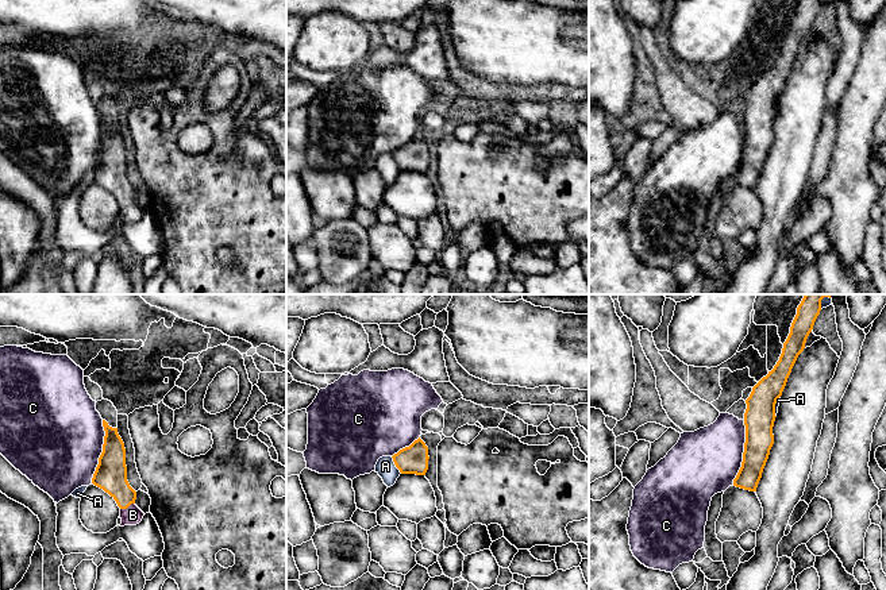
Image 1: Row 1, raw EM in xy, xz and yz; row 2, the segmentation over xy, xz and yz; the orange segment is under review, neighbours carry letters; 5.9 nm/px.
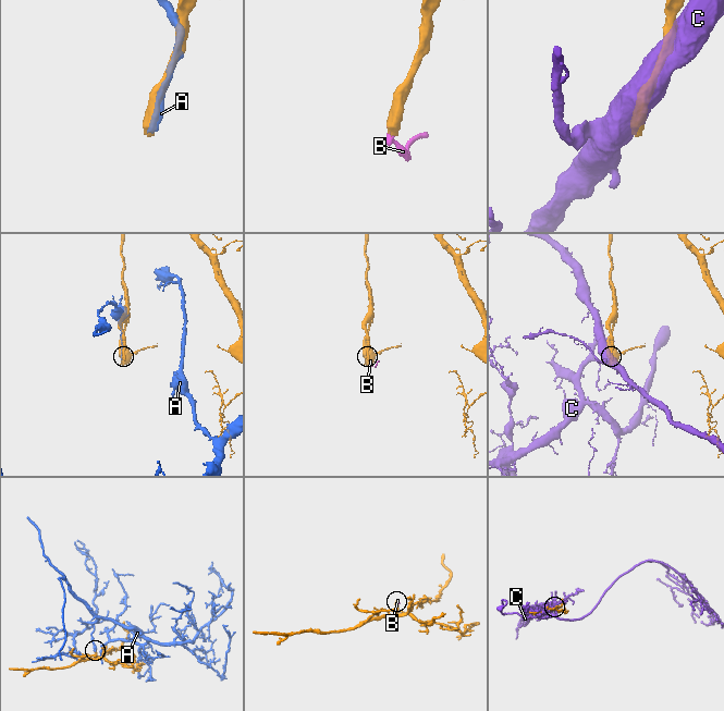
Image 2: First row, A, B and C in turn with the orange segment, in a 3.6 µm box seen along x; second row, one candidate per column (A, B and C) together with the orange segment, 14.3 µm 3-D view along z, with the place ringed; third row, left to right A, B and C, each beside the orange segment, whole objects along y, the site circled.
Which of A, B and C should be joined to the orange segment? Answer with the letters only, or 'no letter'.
B

